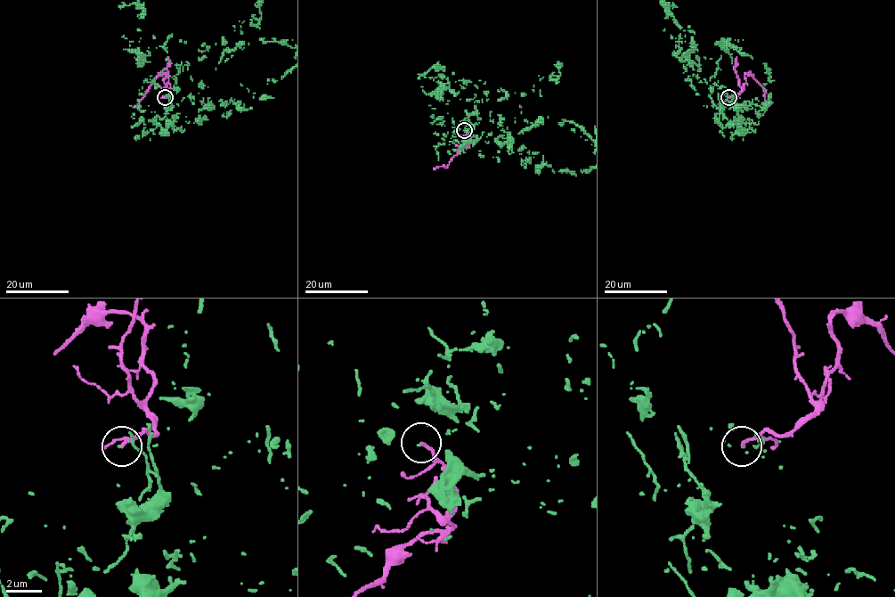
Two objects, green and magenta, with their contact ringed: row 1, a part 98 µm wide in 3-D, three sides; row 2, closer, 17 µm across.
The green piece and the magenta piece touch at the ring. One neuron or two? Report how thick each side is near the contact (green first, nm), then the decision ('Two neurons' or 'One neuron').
Thickness 60 nm (green) against 180 nm. Two neurons

